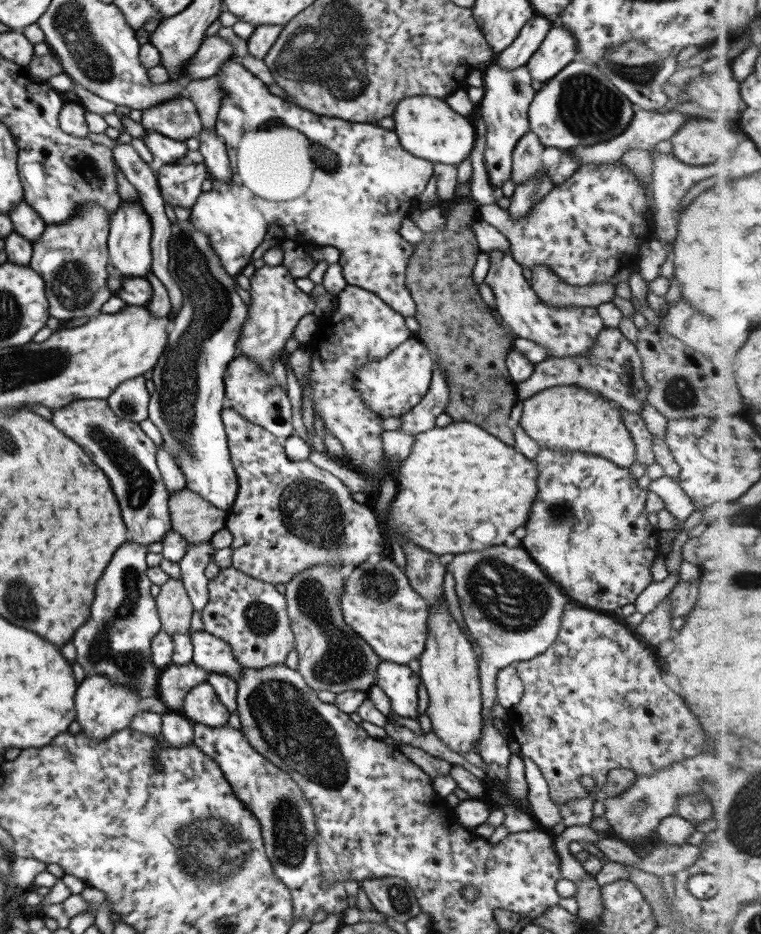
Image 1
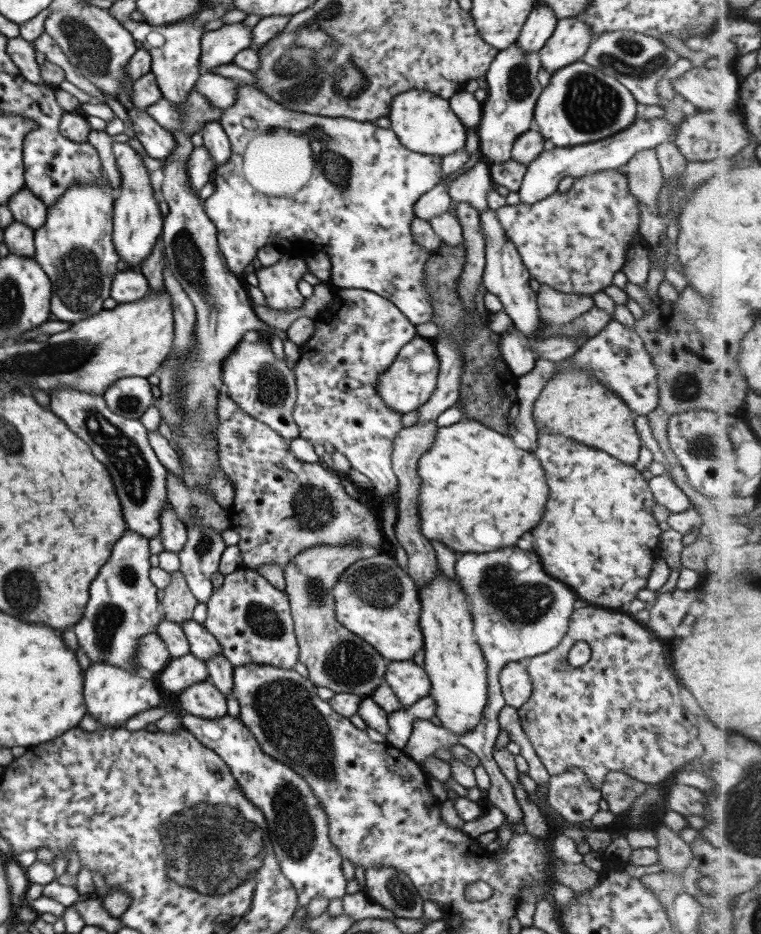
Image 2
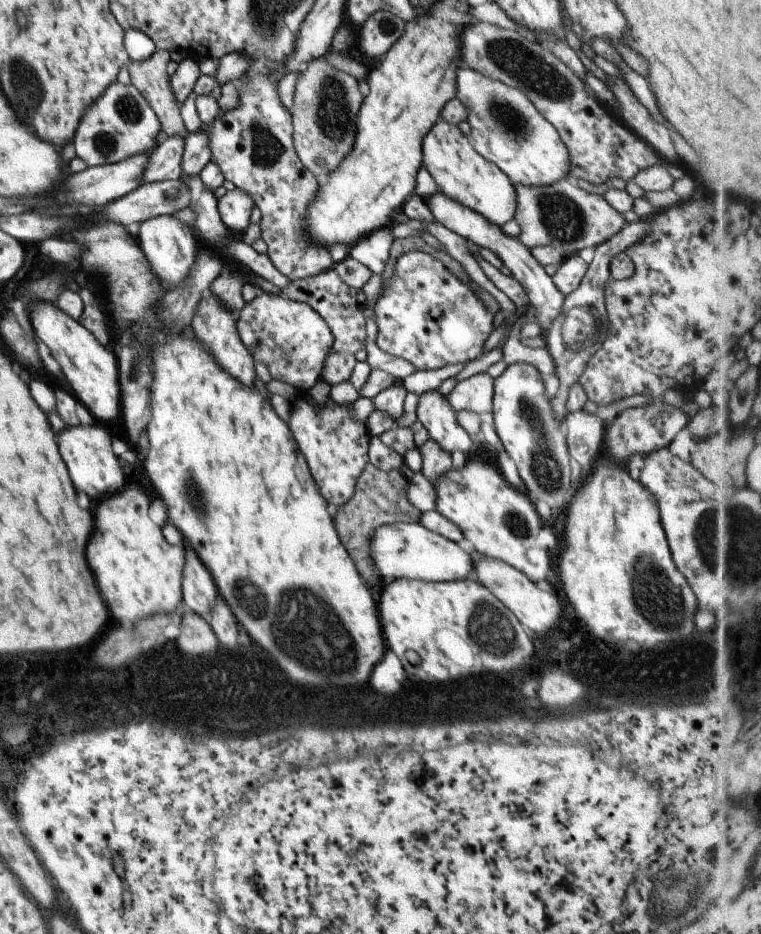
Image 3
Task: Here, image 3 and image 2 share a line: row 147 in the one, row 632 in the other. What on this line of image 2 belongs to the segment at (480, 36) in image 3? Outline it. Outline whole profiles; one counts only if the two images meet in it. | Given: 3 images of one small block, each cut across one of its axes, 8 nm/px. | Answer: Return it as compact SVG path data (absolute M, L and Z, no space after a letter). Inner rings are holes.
M578 604L569 616L567 631L565 631L563 638L561 638L557 646L537 657L524 660L525 672L529 674L532 689L529 700L515 709L518 724L521 730L523 730L523 734L527 736L531 748L535 750L537 758L541 760L541 764L545 767L549 776L561 774L561 772L569 770L571 766L575 766L575 768L579 768L579 770L585 772L585 776L587 776L591 788L598 789L601 786L603 777L609 771L624 772L631 776L631 778L635 778L639 780L639 782L644 782L647 785L653 783L659 784L659 782L663 781L671 772L679 770L684 764L701 756L703 746L701 746L697 738L697 734L699 734L699 732L697 732L697 718L695 718L695 714L691 714L691 712L681 704L681 700L679 700L679 684L675 682L677 676L673 674L668 649L668 646L663 641L655 638L643 624L635 622L630 615L620 610L607 610L602 607L595 608L592 604ZM581 641L587 644L591 651L591 656L589 656L589 660L582 666L577 668L569 667L566 661L568 652L575 642Z

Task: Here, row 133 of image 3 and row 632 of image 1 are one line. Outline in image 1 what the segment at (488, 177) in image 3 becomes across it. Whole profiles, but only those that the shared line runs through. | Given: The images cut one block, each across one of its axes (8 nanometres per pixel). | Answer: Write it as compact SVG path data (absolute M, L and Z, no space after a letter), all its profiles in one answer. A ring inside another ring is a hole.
M442 597L439 607L428 610L427 639L418 659L419 680L429 700L423 714L429 719L431 732L441 744L461 756L471 751L471 744L482 728L478 663L465 637L450 616Z

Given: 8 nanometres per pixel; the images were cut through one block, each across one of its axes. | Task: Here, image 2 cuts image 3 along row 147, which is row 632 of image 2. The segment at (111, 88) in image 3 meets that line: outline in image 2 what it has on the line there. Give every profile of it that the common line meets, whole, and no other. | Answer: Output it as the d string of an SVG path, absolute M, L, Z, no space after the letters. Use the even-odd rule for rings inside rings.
M125 530L121 538L113 544L111 554L107 558L107 564L101 566L99 574L88 589L88 600L82 613L82 618L72 626L76 636L76 642L83 654L89 658L90 664L93 662L103 662L111 666L117 666L121 670L129 672L140 671L135 663L136 647L138 638L145 634L155 633L155 626L162 620L159 611L159 601L157 601L156 587L149 581L149 548L147 538L141 534L135 534L131 530Z

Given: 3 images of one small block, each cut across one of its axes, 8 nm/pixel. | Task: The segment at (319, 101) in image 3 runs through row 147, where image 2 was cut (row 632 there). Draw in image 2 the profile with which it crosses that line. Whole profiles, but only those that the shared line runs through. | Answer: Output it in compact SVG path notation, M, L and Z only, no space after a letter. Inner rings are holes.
M357 544L319 545L301 550L283 566L282 575L298 647L298 661L308 670L307 678L316 687L323 686L334 693L369 696L384 681L383 673L388 662L337 622L332 596L333 586L341 577L341 572L361 558L362 550L363 546Z

